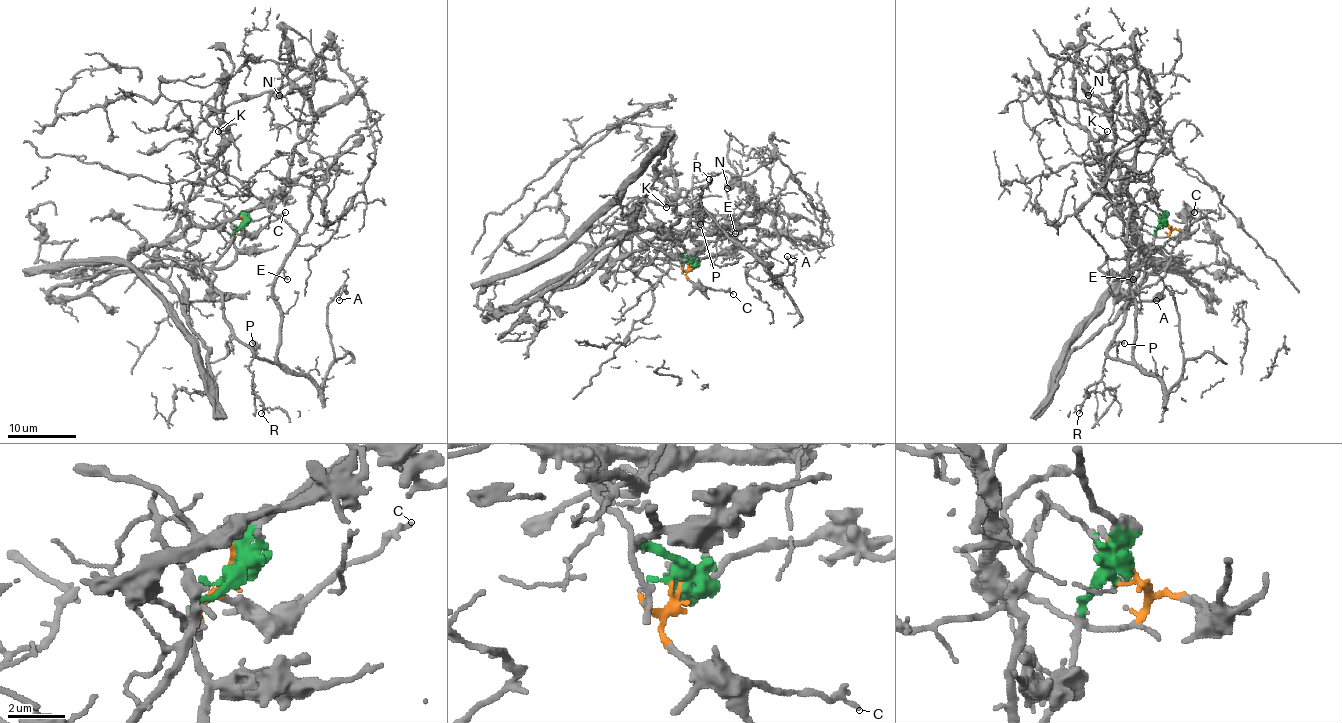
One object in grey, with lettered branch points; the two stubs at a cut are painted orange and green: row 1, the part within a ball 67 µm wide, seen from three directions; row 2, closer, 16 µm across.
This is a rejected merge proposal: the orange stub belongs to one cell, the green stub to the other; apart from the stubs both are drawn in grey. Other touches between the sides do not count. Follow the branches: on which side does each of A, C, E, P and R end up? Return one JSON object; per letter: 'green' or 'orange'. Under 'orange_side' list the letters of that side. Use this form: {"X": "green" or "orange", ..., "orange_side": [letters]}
{"A": "green", "C": "orange", "E": "green", "P": "green", "R": "green", "orange_side": ["C"]}

